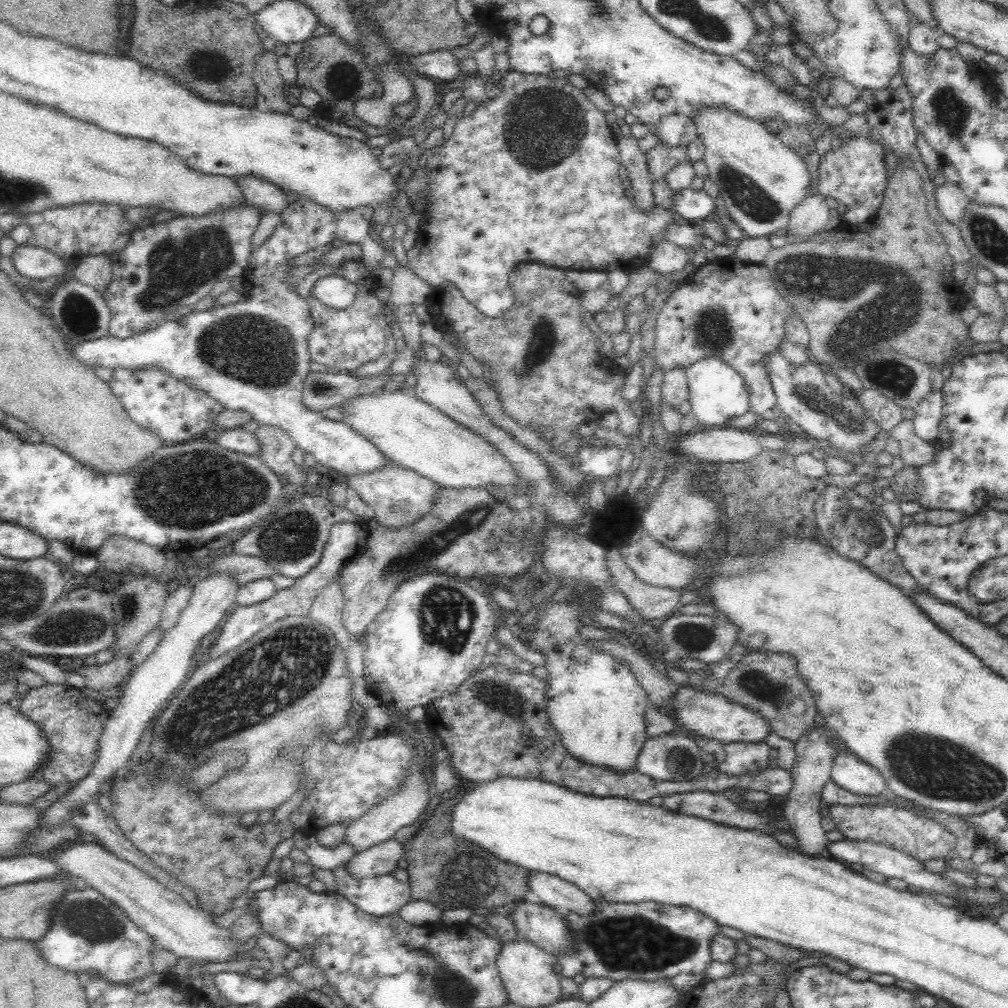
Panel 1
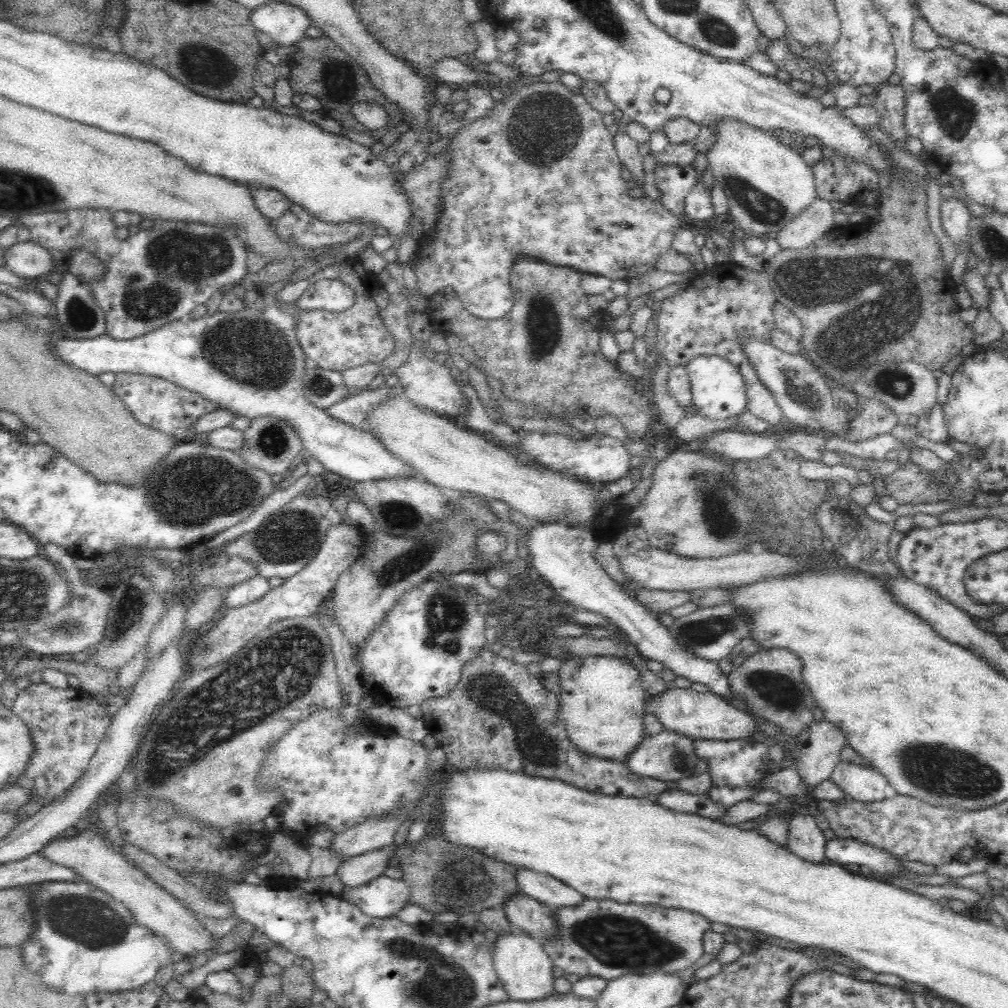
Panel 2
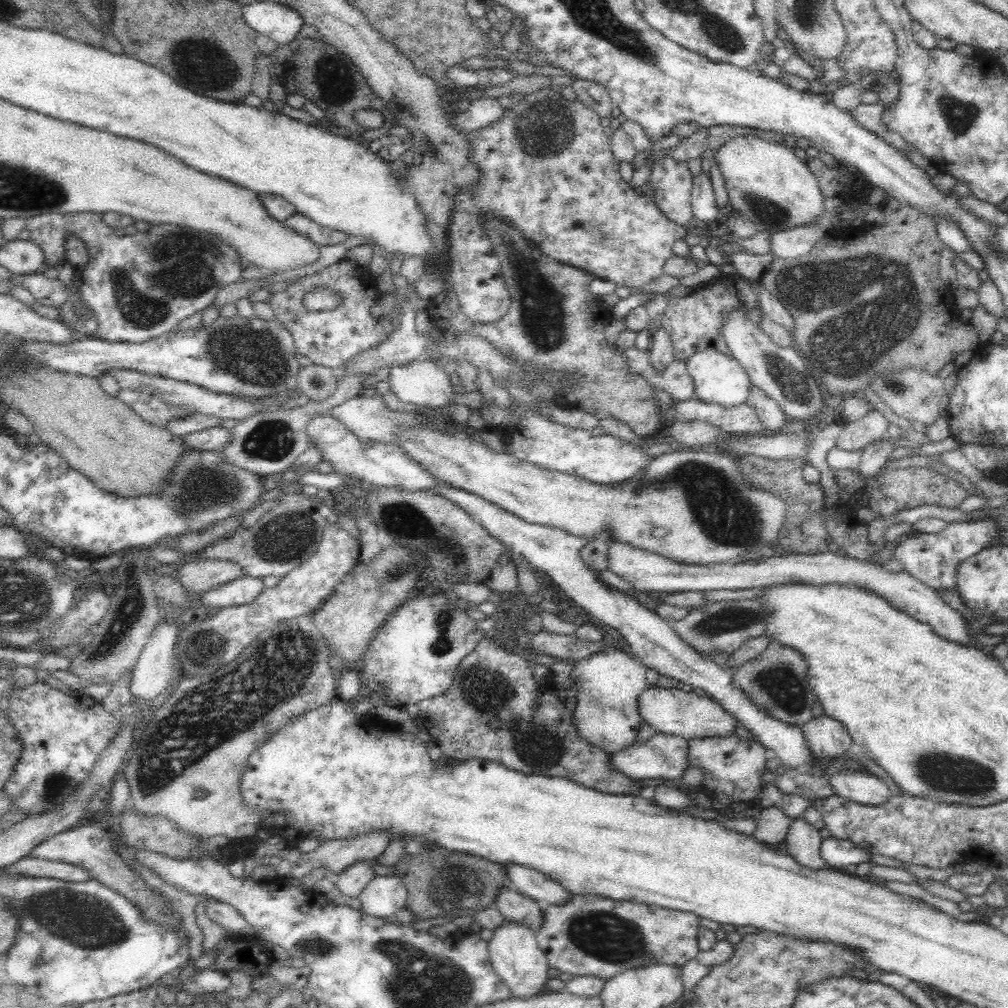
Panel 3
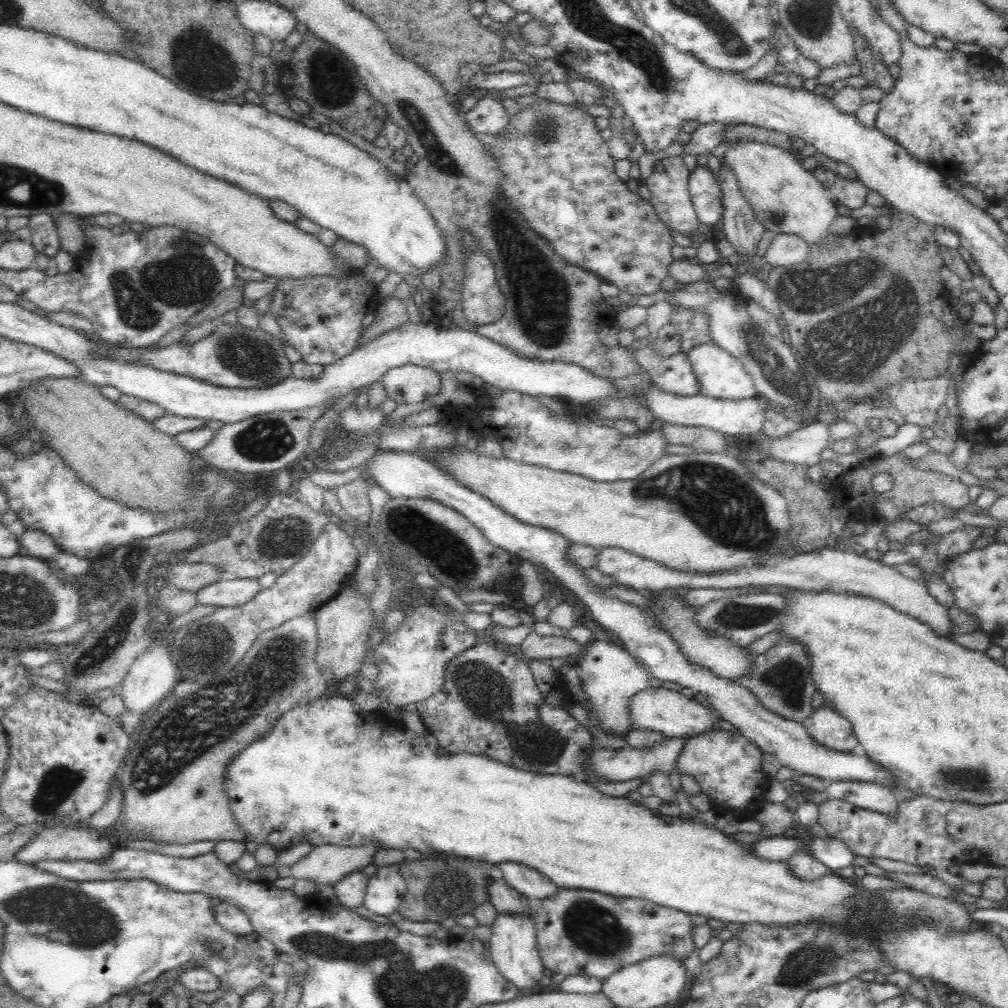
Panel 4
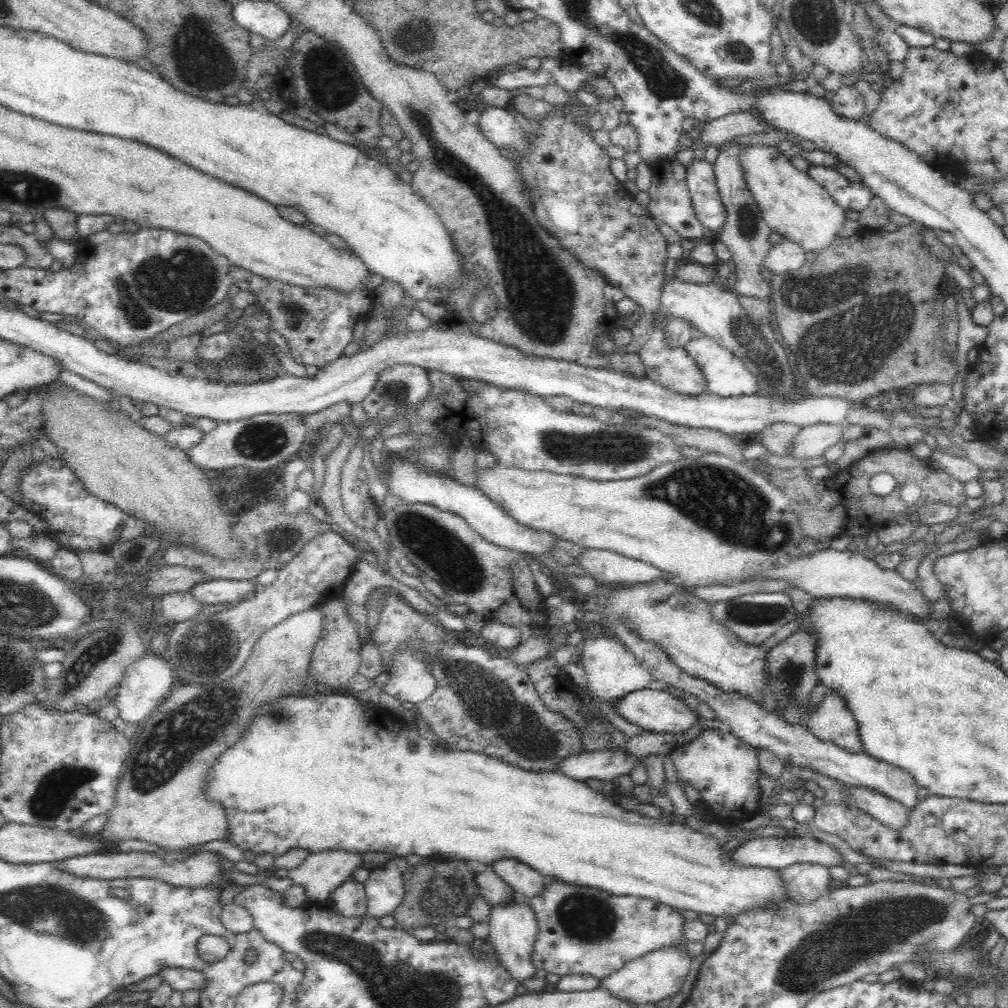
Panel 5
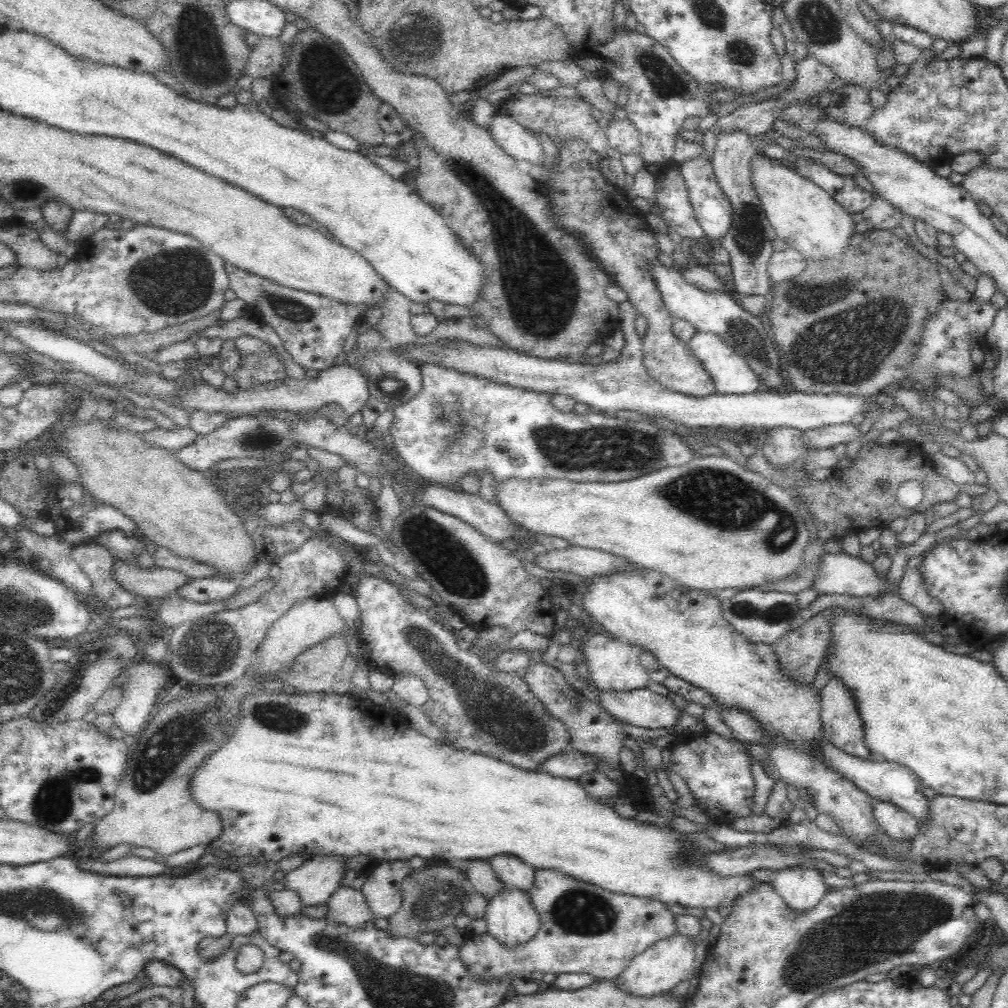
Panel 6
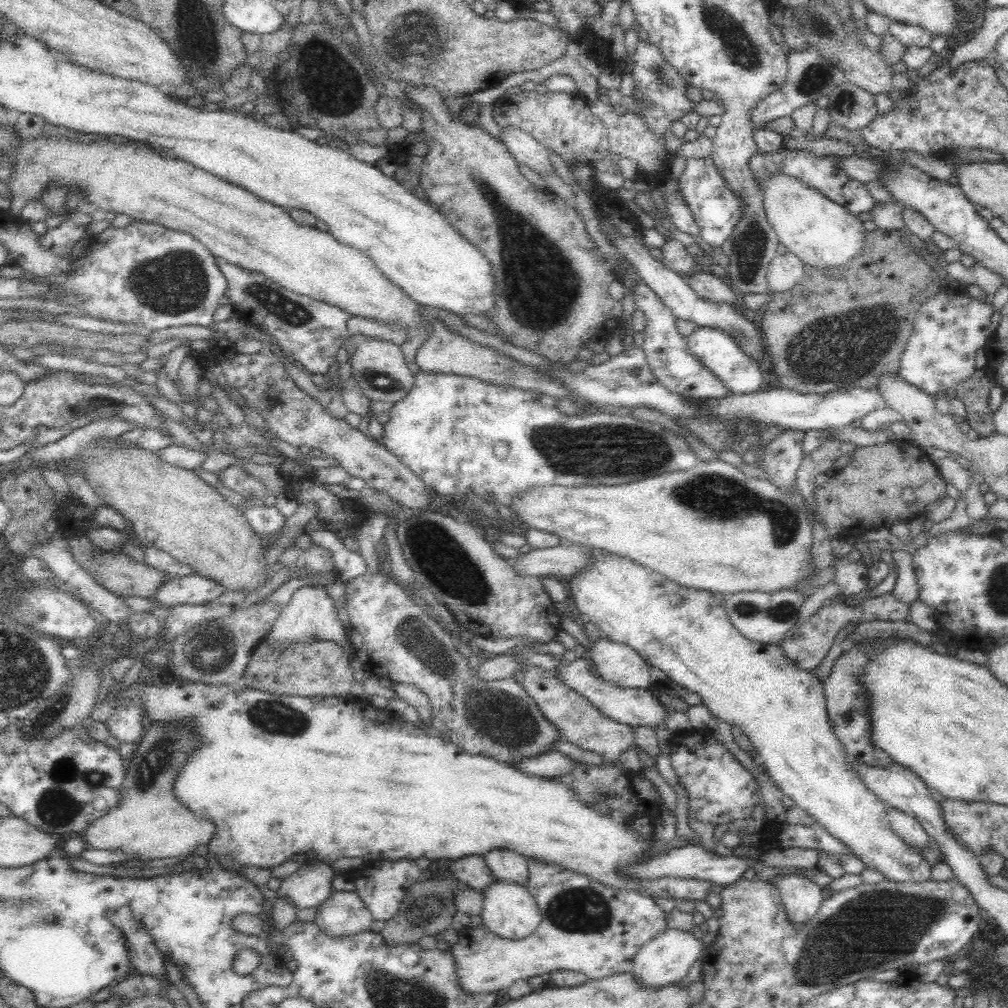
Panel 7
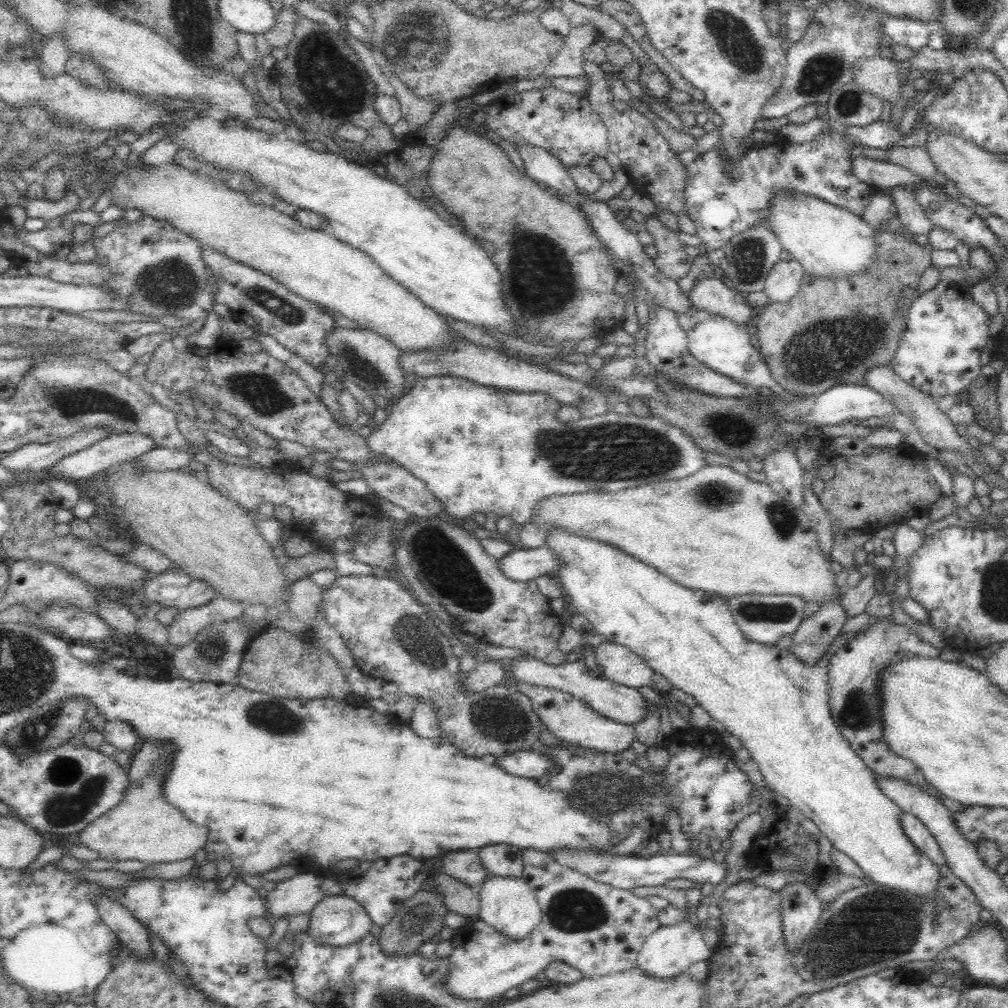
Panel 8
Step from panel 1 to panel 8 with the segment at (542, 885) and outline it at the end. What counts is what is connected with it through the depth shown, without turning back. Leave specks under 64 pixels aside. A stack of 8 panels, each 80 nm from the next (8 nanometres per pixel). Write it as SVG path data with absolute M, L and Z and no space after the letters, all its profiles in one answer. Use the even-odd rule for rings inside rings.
M492 844L478 850L482 865L494 876L520 878L523 870L522 849L510 844Z

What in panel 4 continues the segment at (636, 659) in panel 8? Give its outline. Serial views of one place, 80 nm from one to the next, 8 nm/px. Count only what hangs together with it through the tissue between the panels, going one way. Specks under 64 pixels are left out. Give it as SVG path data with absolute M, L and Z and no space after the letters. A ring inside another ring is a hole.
M598 636L588 643L588 649L572 661L578 669L584 692L590 698L594 713L590 714L592 722L604 731L610 730L612 736L619 738L628 735L633 729L629 718L629 705L632 696L648 688L649 674L623 646L610 642L610 638Z

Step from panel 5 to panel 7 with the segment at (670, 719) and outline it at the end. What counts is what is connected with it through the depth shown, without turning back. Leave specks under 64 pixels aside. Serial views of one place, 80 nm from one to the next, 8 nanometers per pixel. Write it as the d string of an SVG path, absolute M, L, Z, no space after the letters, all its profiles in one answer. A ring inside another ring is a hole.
M580 657L574 661L563 662L556 666L556 668L548 671L552 671L558 681L562 681L568 689L572 689L572 691L580 694L601 714L615 722L628 724L632 728L640 726L658 727L666 719L666 712L668 710L665 710L664 706L655 696L651 696L648 689L622 688L610 684L602 680L598 675L591 673L588 666L587 659Z

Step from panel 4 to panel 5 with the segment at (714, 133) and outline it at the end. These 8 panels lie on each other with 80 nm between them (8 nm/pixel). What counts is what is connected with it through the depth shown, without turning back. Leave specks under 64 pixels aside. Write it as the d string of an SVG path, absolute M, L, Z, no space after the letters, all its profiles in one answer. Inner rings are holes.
M740 110L724 114L720 118L708 121L700 138L704 144L720 146L722 142L733 140L737 136L758 134L770 129L769 124L755 110Z

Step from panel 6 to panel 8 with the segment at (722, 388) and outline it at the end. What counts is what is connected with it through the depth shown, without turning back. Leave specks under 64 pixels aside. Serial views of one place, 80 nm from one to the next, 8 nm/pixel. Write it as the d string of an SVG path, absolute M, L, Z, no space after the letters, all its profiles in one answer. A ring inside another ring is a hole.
M720 315L705 316L692 330L688 330L687 346L693 358L716 372L721 372L749 386L758 386L764 392L776 397L778 397L778 392L783 390L771 377L763 356L750 343L750 332L746 324L738 325Z

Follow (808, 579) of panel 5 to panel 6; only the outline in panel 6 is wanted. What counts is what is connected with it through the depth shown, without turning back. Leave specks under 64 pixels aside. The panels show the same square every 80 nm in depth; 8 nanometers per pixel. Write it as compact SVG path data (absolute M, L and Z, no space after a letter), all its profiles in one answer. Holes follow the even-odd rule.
M846 552L826 553L821 558L813 588L824 594L852 594L869 598L886 594L886 576L876 575L871 564Z

